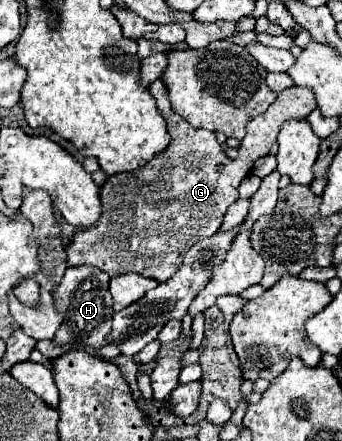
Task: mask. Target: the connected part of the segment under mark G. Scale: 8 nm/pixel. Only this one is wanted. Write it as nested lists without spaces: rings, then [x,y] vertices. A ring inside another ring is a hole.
[[[162,79],[150,85],[150,93],[168,121],[172,141],[148,165],[132,173],[108,177],[100,189],[104,207],[100,223],[96,227],[78,229],[74,241],[66,247],[70,267],[94,265],[110,277],[140,273],[158,283],[168,281],[182,265],[184,253],[196,241],[210,237],[220,229],[228,207],[238,199],[238,185],[252,171],[254,161],[270,153],[270,147],[280,133],[280,125],[290,119],[306,119],[308,113],[316,109],[312,89],[298,85],[284,89],[262,115],[247,124],[238,157],[230,159],[216,141],[216,133],[194,129],[174,113]]]

